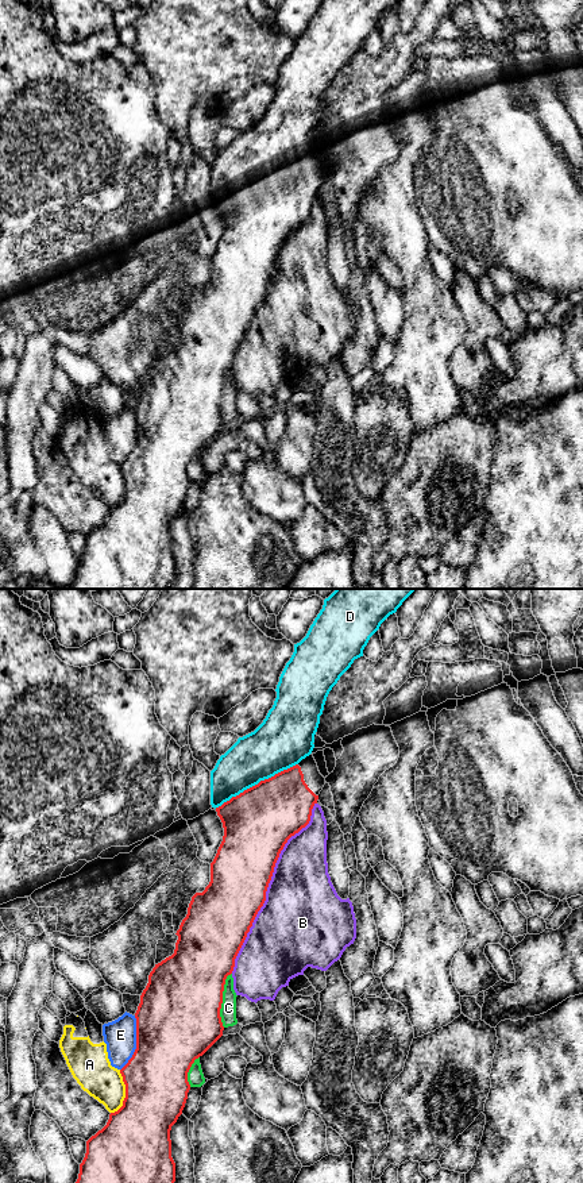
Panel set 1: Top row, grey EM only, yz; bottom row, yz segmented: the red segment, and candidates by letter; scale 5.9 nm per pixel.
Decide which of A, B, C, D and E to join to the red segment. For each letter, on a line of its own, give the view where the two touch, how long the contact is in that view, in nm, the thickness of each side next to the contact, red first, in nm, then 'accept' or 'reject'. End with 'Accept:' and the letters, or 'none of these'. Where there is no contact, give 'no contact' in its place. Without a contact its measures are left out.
A: meets red in yz; contact 280 nm long; 380 nm thick on the red side, 240 nm on the other; reject
B: meets red in yz; contact 1150 nm long; 360 nm thick on the red side, 460 nm on the other; reject
C: meets red in yz; contact 340 nm long; 460 nm thick on the red side, 100 nm on the other; reject
D: meets red in yz; contact 550 nm long; 400 nm thick on the red side, 300 nm on the other; accept
E: meets red in yz; contact 340 nm long; 460 nm thick on the red side, 190 nm on the other; reject
Accept: D

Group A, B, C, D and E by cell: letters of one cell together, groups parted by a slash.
A / B / C / D / E

